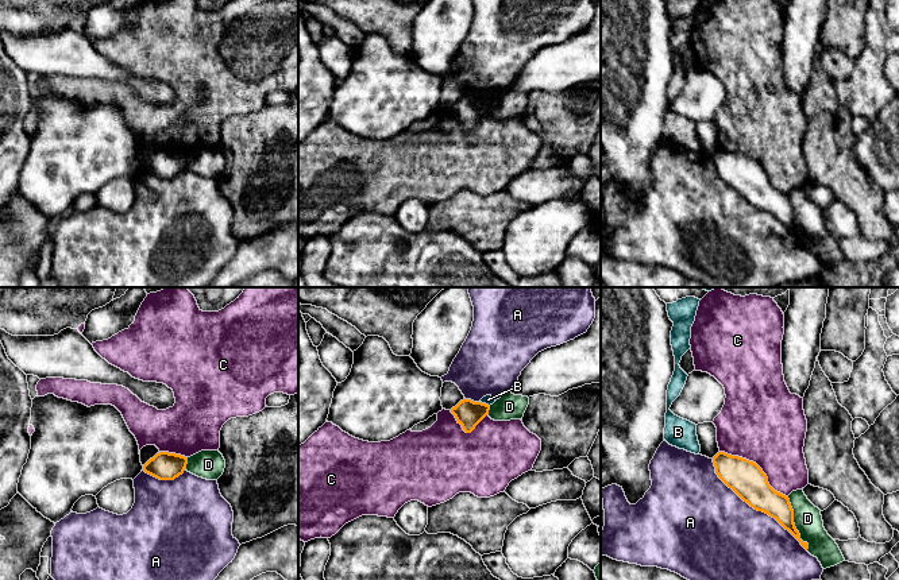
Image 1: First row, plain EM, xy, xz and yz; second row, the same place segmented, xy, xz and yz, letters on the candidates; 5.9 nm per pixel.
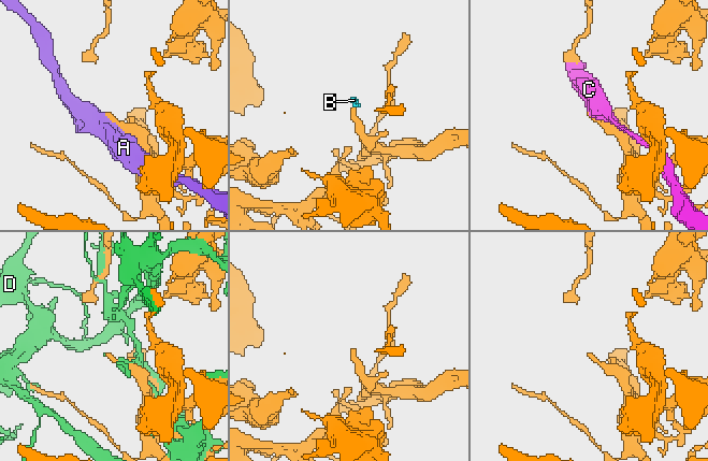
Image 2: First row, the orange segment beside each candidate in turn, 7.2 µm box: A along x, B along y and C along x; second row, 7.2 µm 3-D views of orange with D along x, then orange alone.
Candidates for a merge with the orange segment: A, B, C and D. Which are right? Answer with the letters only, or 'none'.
none

